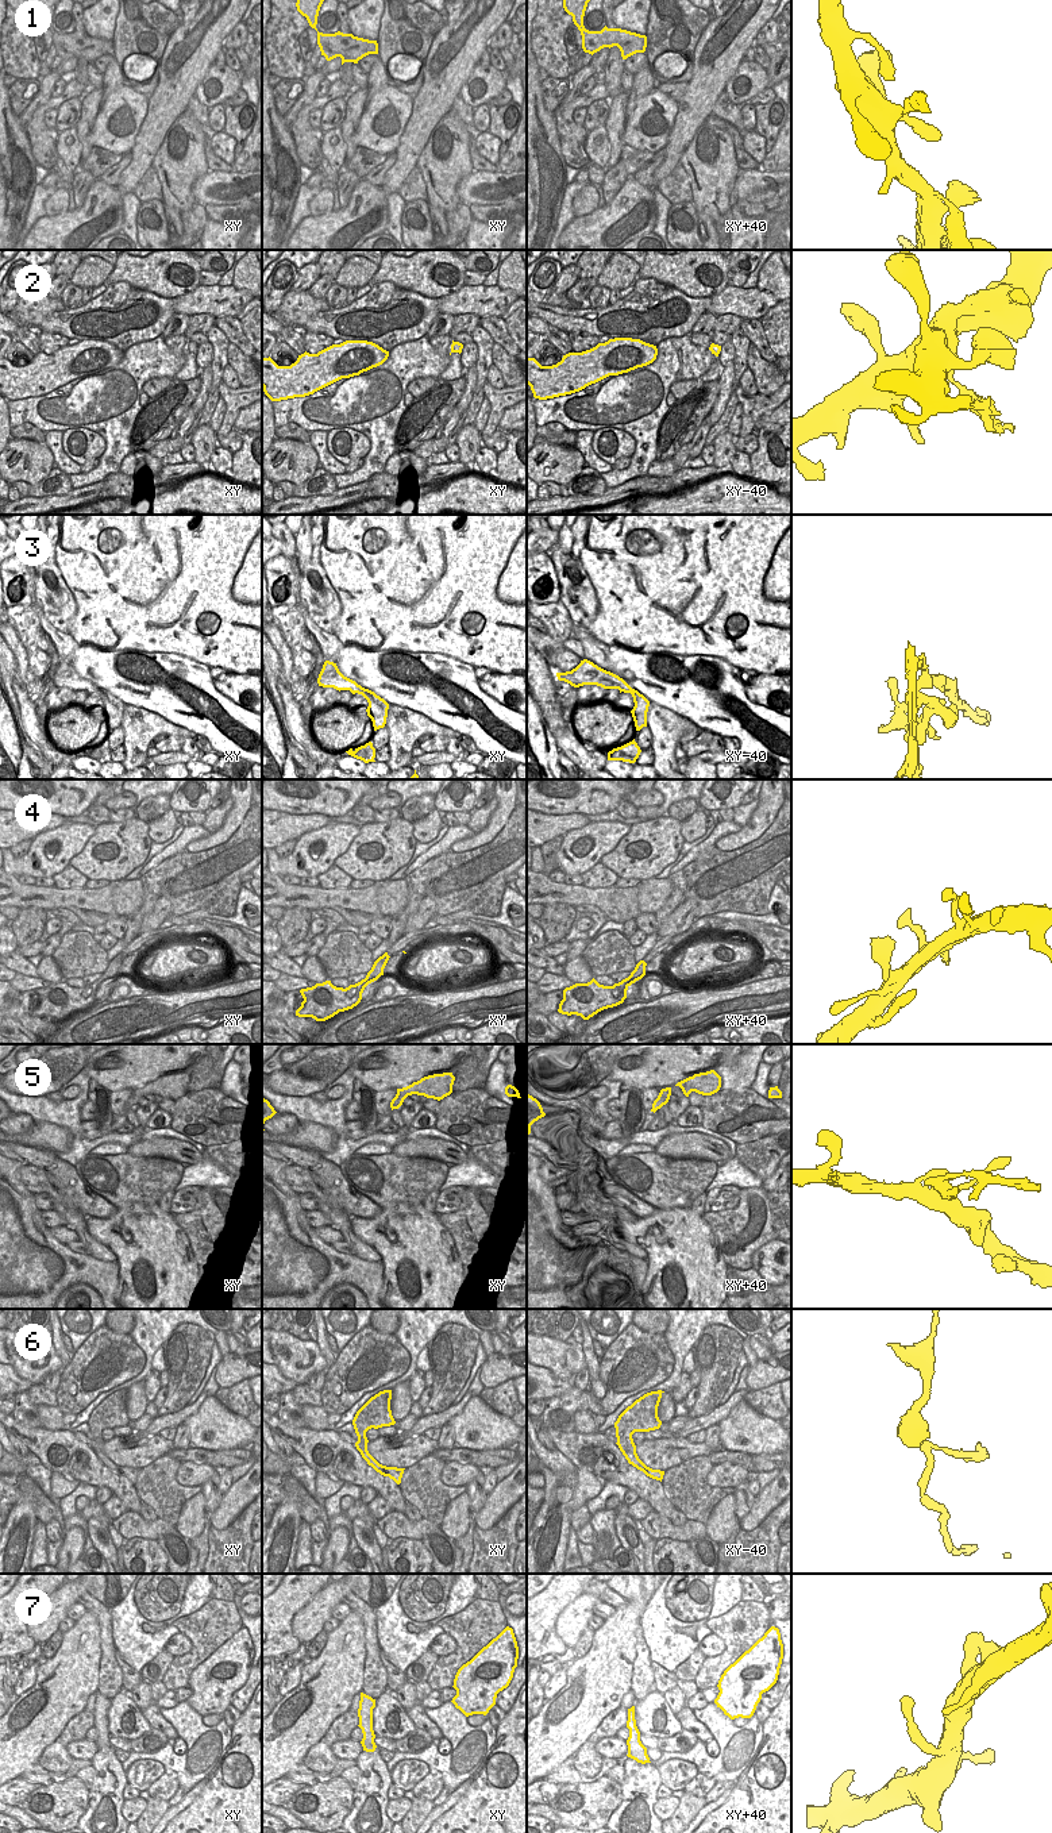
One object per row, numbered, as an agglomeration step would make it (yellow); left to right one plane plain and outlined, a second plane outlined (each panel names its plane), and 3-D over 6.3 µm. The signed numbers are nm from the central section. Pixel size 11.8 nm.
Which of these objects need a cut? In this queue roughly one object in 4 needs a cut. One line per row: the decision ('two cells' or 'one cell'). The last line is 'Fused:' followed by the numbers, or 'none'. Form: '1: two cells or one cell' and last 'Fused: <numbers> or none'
1: one cell
2: two cells
3: two cells
4: one cell
5: two cells
6: one cell
7: one cell
Fused: 2, 3, 5

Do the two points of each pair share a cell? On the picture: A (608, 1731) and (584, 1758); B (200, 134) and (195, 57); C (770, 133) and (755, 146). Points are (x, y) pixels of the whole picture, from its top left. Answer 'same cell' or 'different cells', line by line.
A: same cell
B: different cells
C: different cells

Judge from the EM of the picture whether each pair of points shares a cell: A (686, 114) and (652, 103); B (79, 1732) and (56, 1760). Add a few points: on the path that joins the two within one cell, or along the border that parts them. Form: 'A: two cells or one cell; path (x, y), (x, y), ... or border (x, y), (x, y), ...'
A: two cells; border (678, 103), (675, 120), (666, 141)
B: one cell; path (70, 1735), (58, 1747), (57, 1752)

